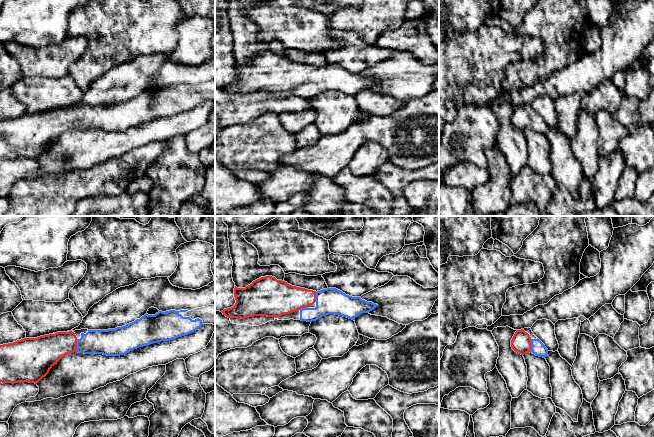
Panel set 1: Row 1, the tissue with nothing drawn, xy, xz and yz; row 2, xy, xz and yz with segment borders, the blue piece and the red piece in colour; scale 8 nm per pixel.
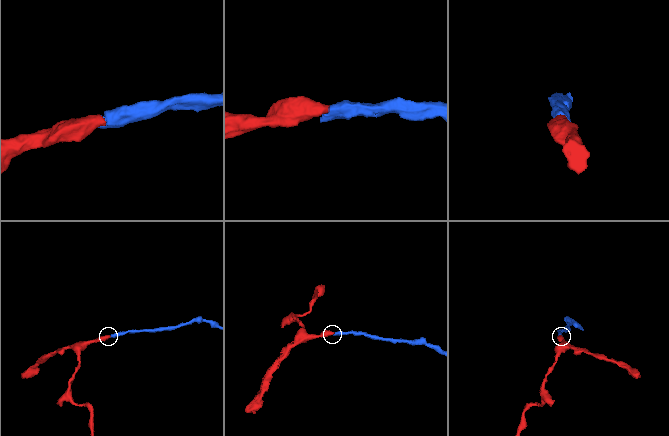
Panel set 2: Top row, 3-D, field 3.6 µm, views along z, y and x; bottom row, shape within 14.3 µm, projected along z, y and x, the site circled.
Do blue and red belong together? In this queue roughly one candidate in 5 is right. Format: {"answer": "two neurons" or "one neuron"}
{"answer": "one neuron"}

